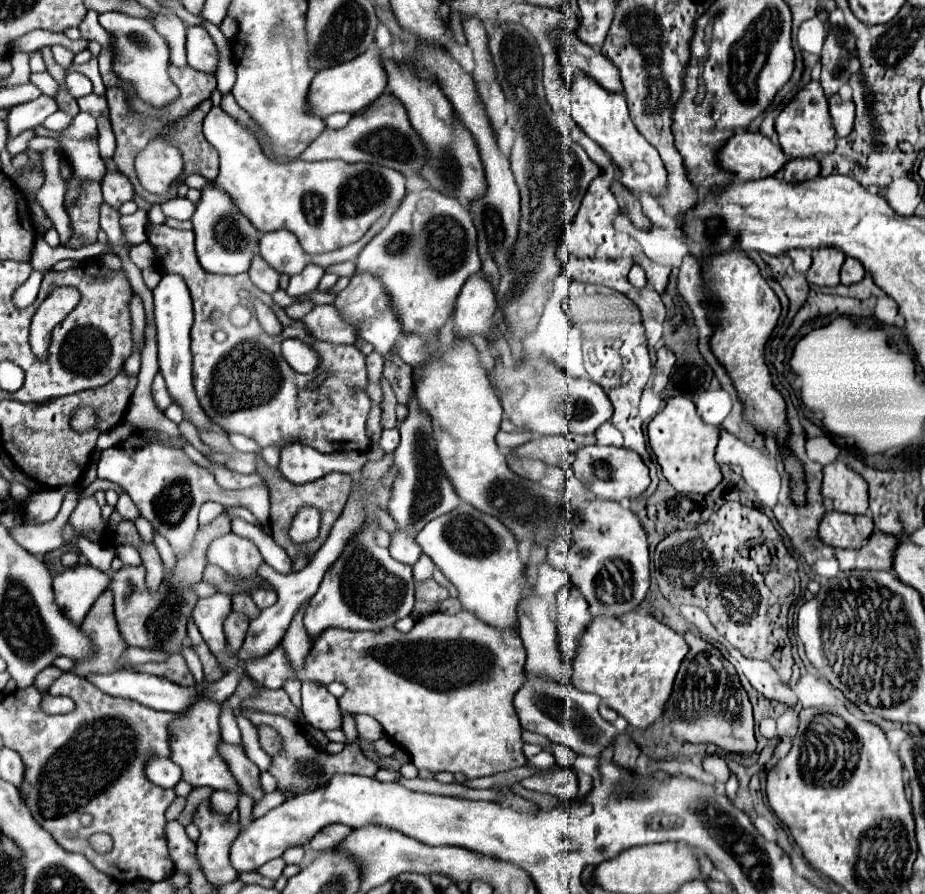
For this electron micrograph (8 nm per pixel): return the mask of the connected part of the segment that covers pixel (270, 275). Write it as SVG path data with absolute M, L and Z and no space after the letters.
M259 254L253 256L253 264L249 266L247 274L257 288L279 288L279 272L267 266L267 262Z

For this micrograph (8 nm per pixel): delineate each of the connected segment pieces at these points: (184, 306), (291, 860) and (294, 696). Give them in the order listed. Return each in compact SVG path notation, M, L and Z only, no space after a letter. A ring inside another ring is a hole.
M163 274L161 282L157 284L157 288L153 290L155 296L155 324L157 324L157 344L159 344L159 370L167 382L167 390L171 394L171 398L183 408L185 418L195 424L197 428L215 428L221 430L217 424L213 424L209 420L209 416L203 412L203 408L199 406L197 398L195 398L195 390L191 384L191 350L189 350L189 330L193 324L193 306L191 306L191 296L189 290L185 288L185 280L181 280L181 276L177 274Z
M297 846L297 848L289 848L285 854L283 854L283 860L287 864L301 864L303 862L303 856L305 856L305 848Z
M289 680L289 682L283 684L283 690L289 694L291 702L293 702L297 708L301 709L301 692L299 692L299 688L301 688L301 680Z

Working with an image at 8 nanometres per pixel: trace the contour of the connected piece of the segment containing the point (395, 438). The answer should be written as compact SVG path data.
M391 428L391 430L383 430L381 434L381 440L379 440L379 446L385 450L385 452L393 452L399 444L399 430L397 428Z

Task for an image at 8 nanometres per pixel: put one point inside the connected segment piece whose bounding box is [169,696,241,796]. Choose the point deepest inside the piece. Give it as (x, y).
(195, 736)

